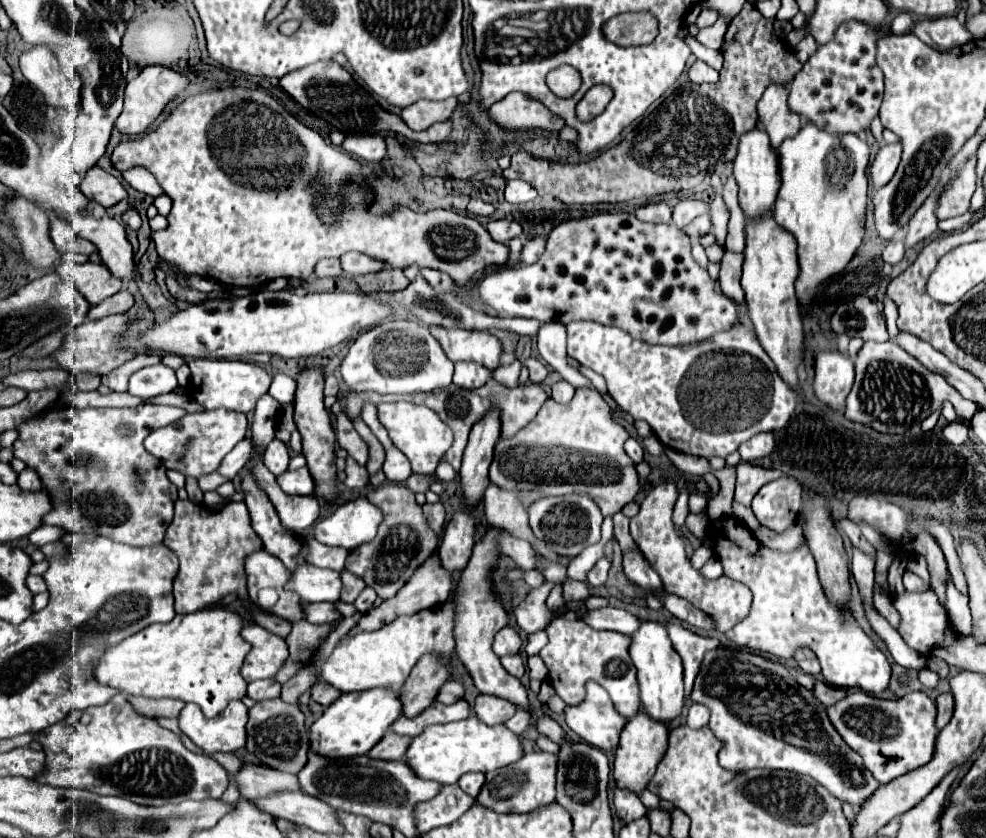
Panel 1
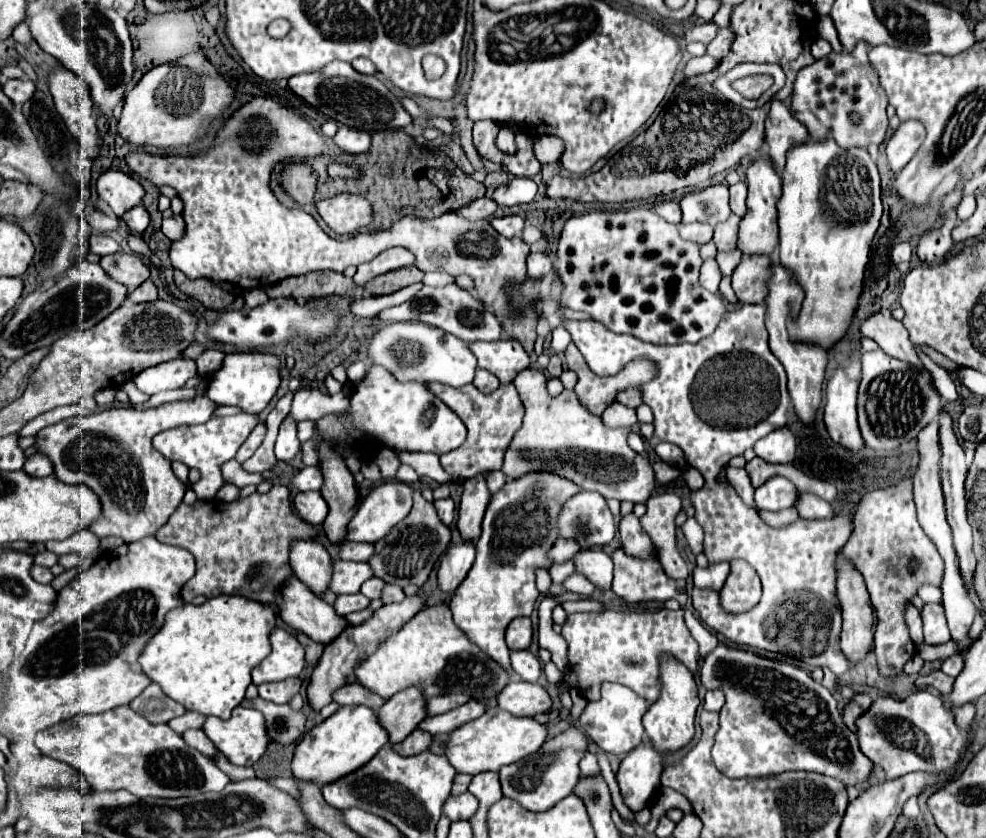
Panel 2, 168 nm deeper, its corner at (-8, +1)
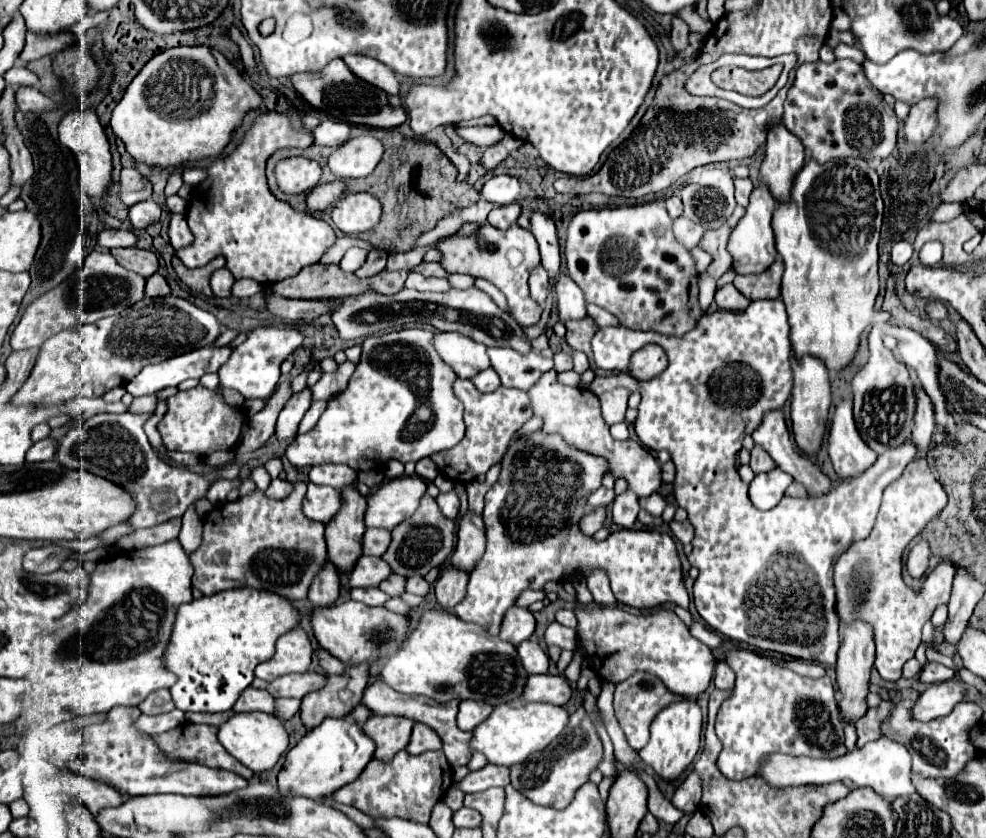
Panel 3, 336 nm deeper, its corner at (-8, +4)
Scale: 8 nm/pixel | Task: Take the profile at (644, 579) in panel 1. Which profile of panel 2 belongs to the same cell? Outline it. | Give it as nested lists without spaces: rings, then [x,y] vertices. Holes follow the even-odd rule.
[[[634,514],[624,516],[620,520],[618,532],[620,532],[620,538],[622,538],[622,548],[628,556],[644,558],[644,560],[654,558],[654,546],[652,546],[648,534],[642,530],[642,526],[640,526],[640,522]]]

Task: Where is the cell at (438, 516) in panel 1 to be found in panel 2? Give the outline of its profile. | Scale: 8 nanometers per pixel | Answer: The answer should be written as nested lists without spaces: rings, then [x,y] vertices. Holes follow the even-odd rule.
[[[446,498],[446,500],[434,500],[434,506],[438,510],[438,516],[440,520],[450,526],[452,520],[454,520],[454,514],[456,514],[456,506],[454,506],[454,500],[452,498]]]

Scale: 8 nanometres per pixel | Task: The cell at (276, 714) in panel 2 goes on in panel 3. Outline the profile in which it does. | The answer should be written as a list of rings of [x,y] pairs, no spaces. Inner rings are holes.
[[[254,687],[244,689],[240,703],[242,711],[264,711],[264,713],[274,711],[274,697],[264,689],[254,689]]]

